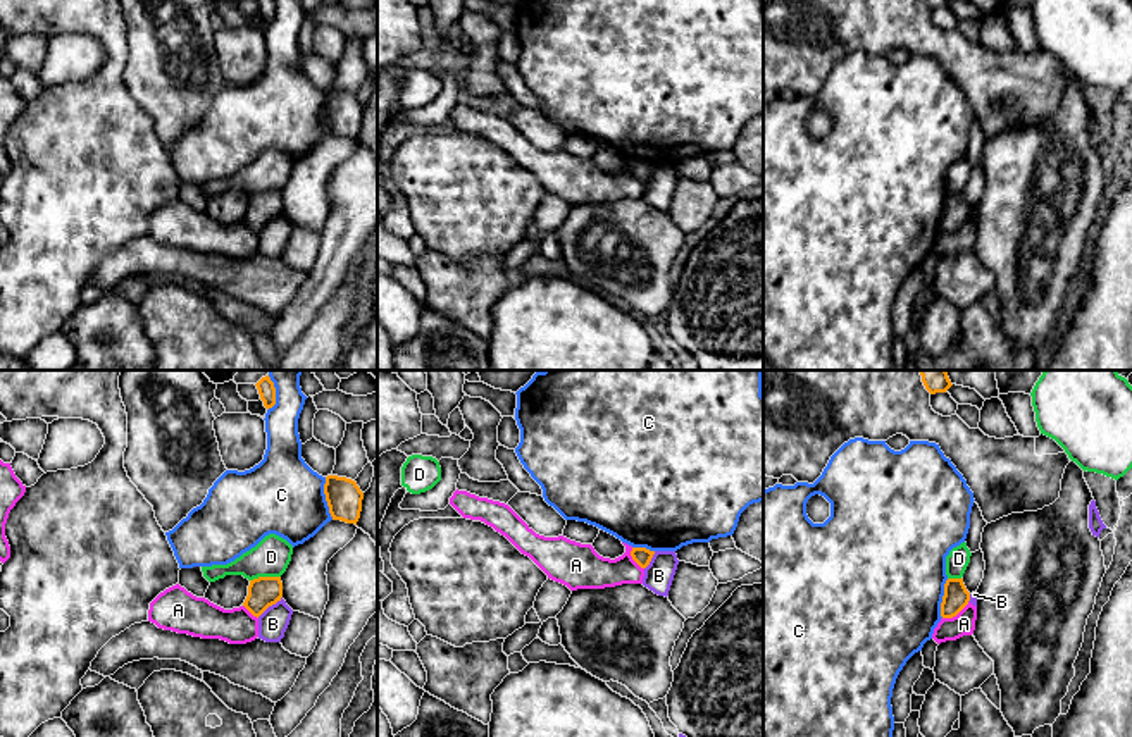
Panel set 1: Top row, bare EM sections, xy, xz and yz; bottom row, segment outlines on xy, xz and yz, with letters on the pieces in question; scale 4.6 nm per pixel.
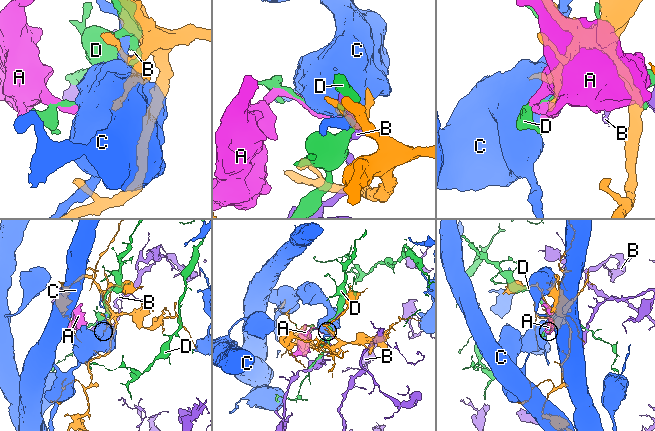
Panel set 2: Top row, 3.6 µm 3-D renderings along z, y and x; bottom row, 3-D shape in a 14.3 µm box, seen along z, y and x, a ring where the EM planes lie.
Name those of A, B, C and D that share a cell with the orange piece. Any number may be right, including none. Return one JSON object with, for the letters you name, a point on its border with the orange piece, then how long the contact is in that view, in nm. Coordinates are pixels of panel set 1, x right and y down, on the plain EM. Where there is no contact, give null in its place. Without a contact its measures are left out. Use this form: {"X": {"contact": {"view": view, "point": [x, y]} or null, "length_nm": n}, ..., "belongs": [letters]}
{"belongs": []}

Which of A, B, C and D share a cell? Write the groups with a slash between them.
A / B / C / D

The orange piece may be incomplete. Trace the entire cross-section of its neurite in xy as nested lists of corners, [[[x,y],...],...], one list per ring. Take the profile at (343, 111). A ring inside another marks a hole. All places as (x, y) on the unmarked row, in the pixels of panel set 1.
[[[327,90],[324,108],[333,134],[357,139],[362,126],[364,107],[355,95],[338,90]]]

